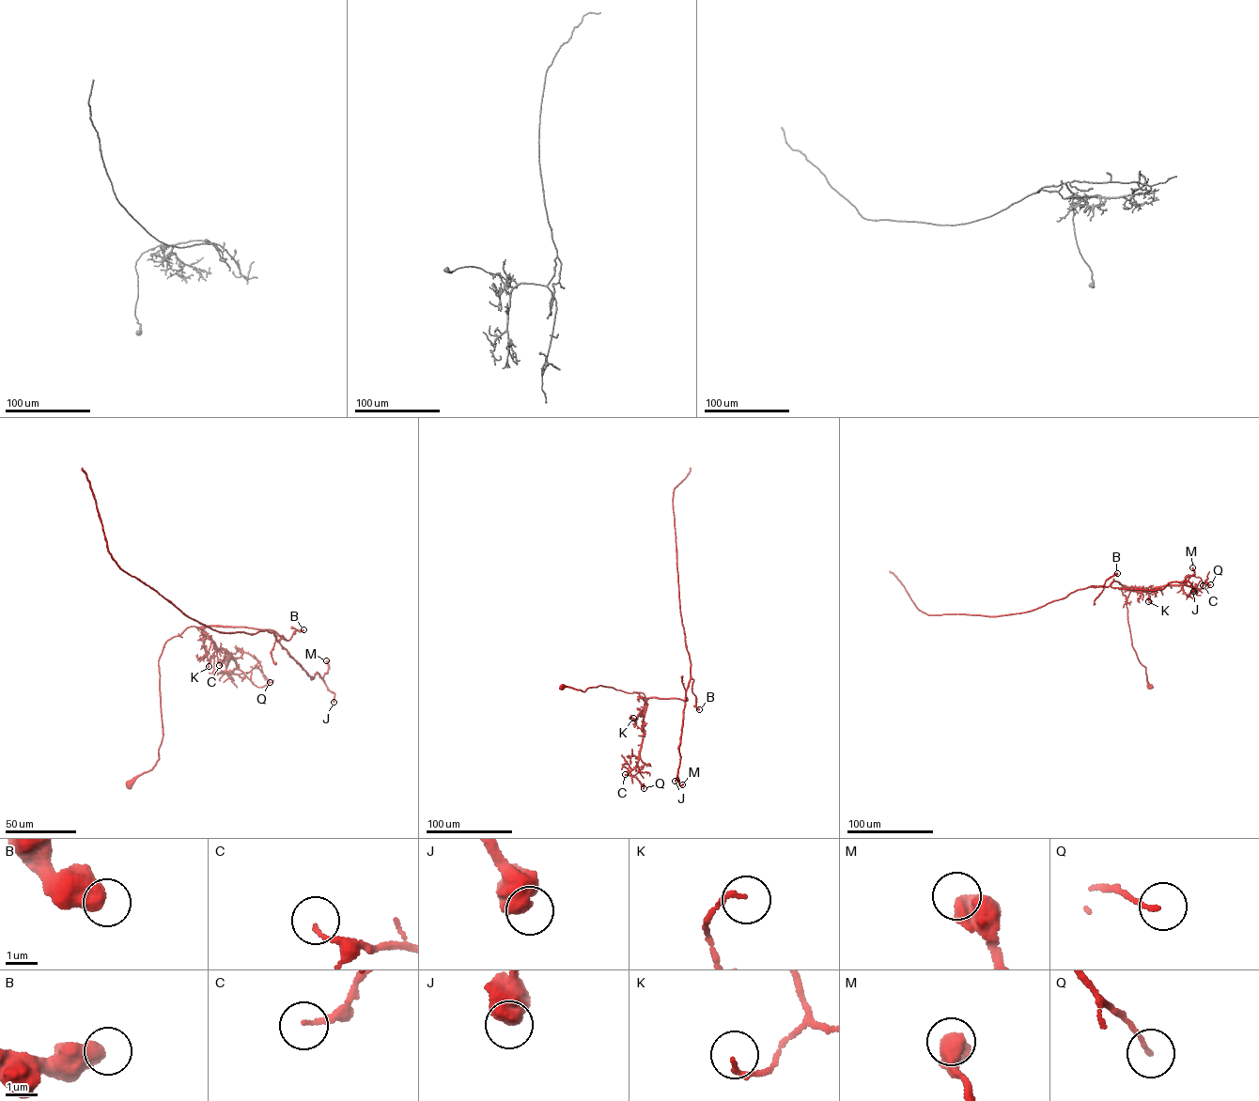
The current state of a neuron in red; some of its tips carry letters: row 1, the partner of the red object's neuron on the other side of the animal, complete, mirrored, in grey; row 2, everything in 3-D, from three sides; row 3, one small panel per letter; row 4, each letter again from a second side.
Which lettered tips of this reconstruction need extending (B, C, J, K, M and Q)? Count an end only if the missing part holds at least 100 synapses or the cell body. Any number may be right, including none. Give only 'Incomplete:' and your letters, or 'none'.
Incomplete: none

